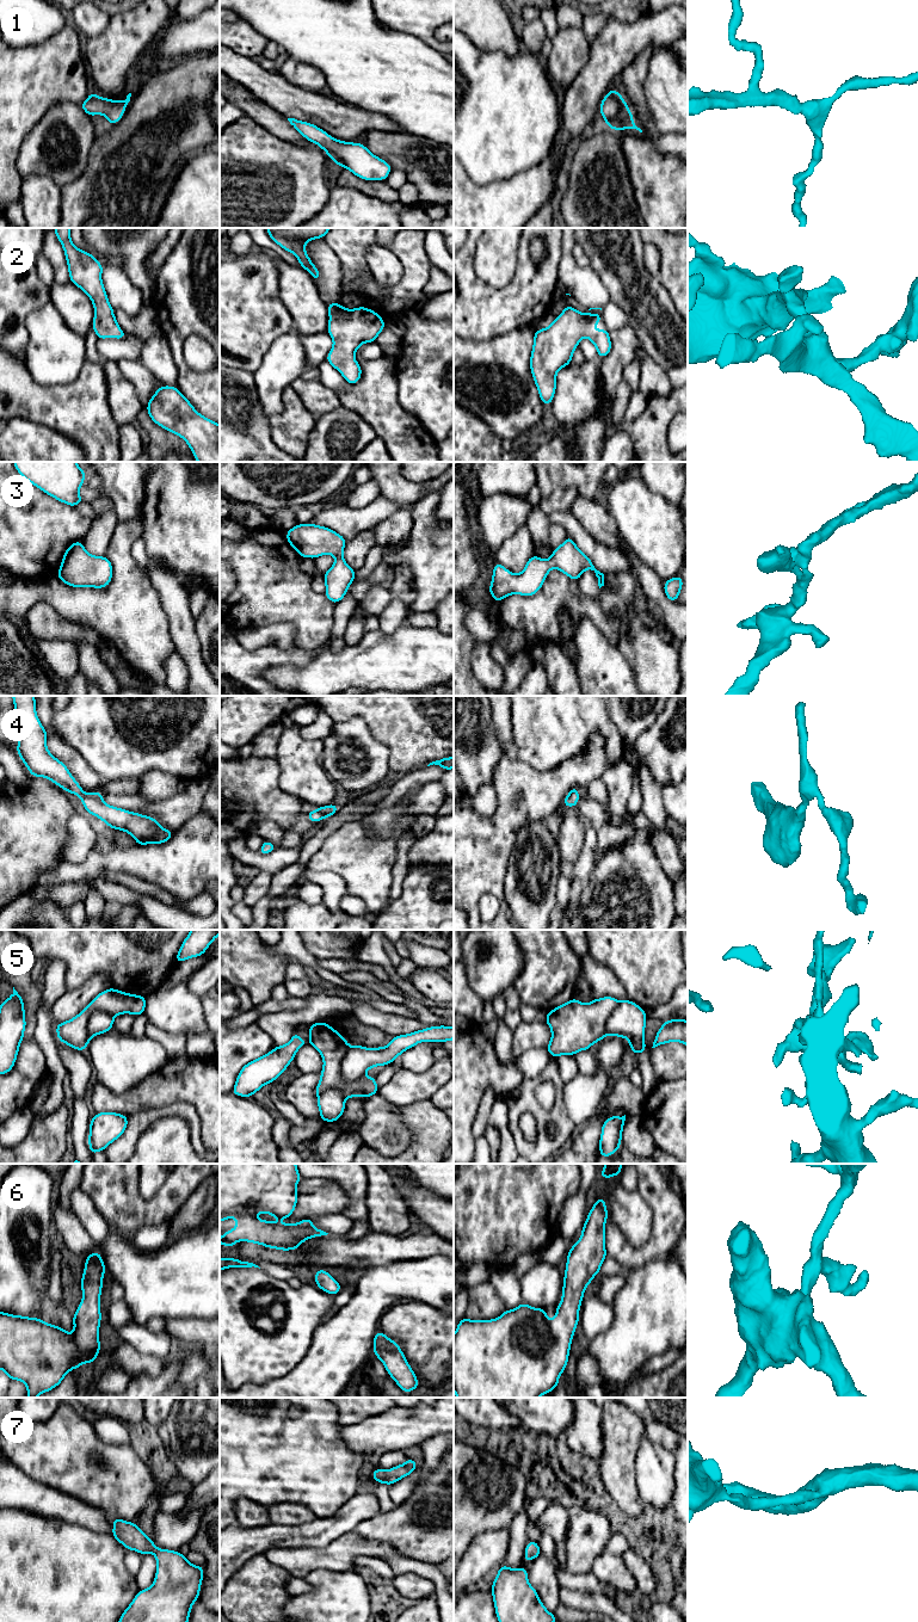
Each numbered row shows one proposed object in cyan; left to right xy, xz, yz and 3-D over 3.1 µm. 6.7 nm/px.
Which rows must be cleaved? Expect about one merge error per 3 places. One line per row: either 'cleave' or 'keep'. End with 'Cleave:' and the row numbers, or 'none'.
1: keep
2: keep
3: keep
4: keep
5: cleave
6: keep
7: keep
Cleave: 5

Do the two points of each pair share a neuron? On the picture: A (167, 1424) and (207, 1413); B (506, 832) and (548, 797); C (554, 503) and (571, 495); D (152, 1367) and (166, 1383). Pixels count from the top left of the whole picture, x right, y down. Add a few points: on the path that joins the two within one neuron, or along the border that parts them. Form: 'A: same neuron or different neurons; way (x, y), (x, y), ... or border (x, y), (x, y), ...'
A: same neuron; way (177, 1425), (195, 1425), (197, 1423)
B: same neuron; way (515, 821), (537, 799)
C: same neuron; way (558, 501), (567, 497)
D: different neurons; border (164, 1365), (155, 1376), (139, 1374), (131, 1377)

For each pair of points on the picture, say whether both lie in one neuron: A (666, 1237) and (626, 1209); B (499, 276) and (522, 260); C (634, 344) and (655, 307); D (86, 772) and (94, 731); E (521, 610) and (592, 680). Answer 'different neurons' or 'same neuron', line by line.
A: different neurons
B: different neurons
C: different neurons
D: different neurons
E: different neurons

